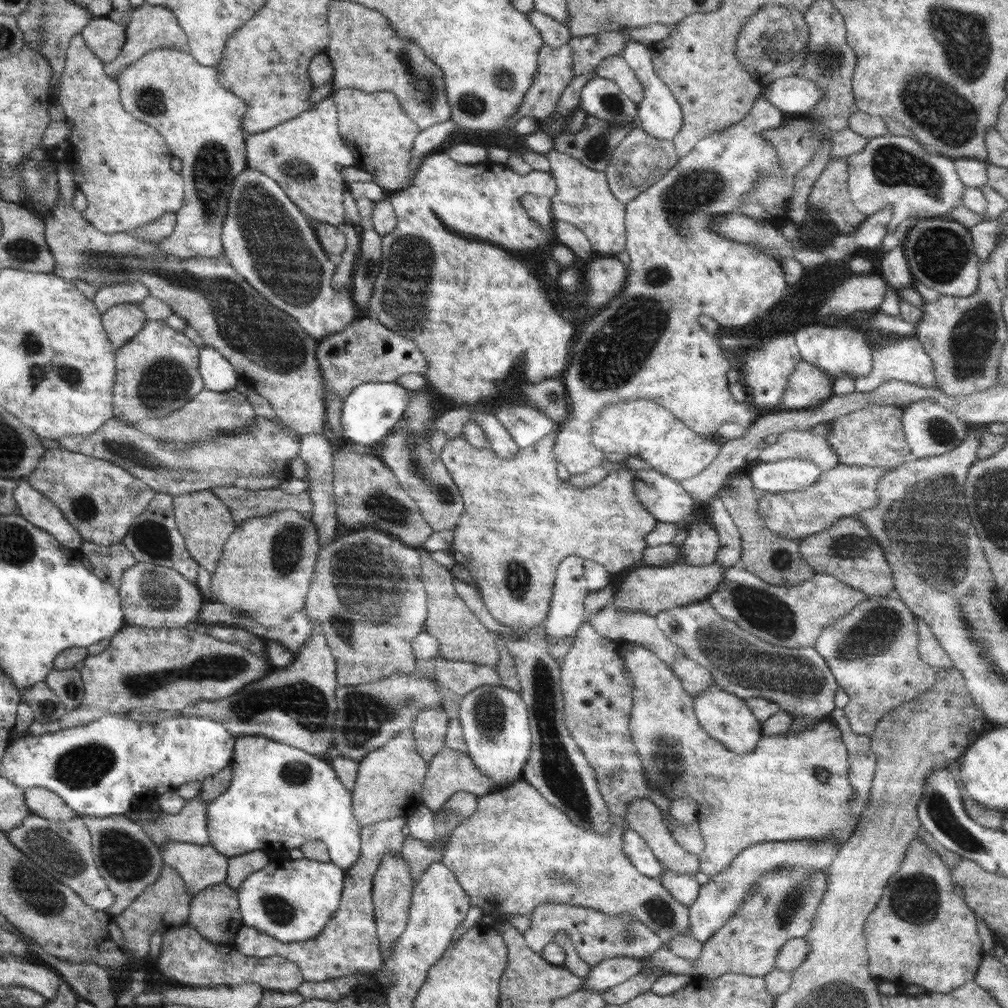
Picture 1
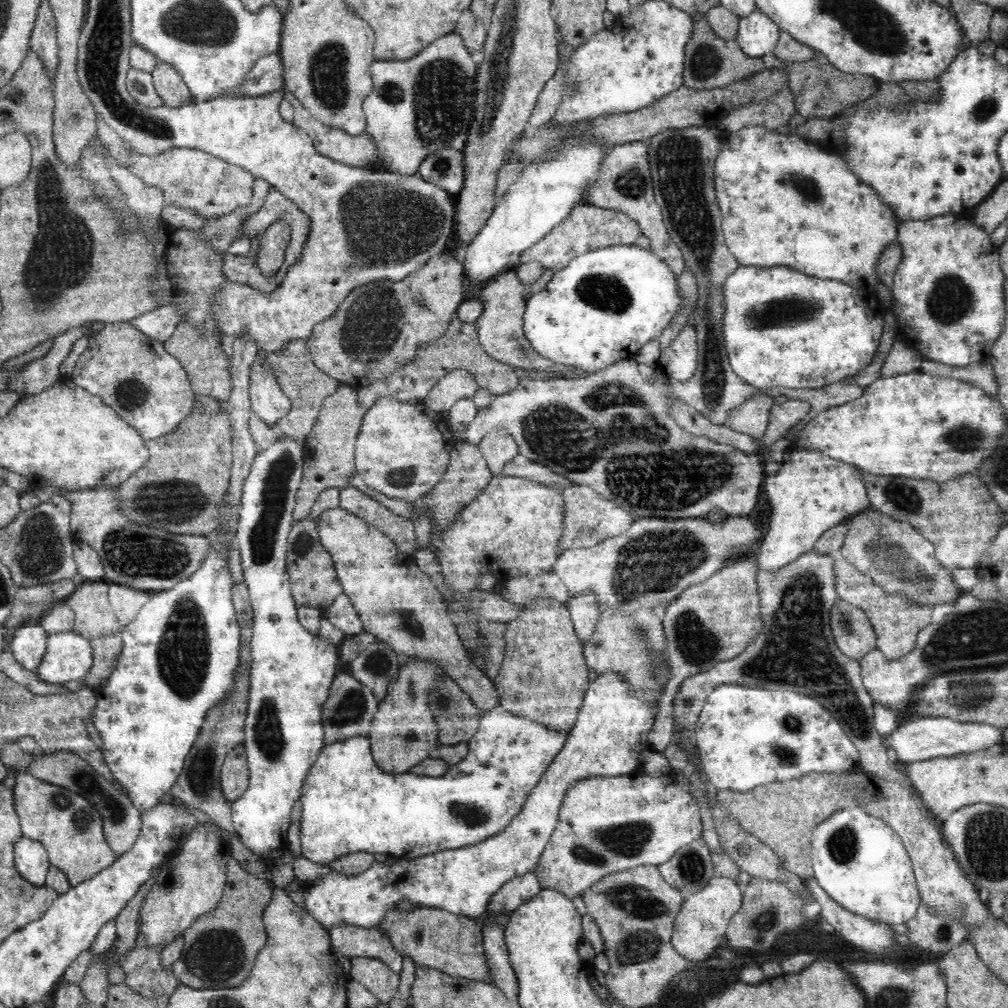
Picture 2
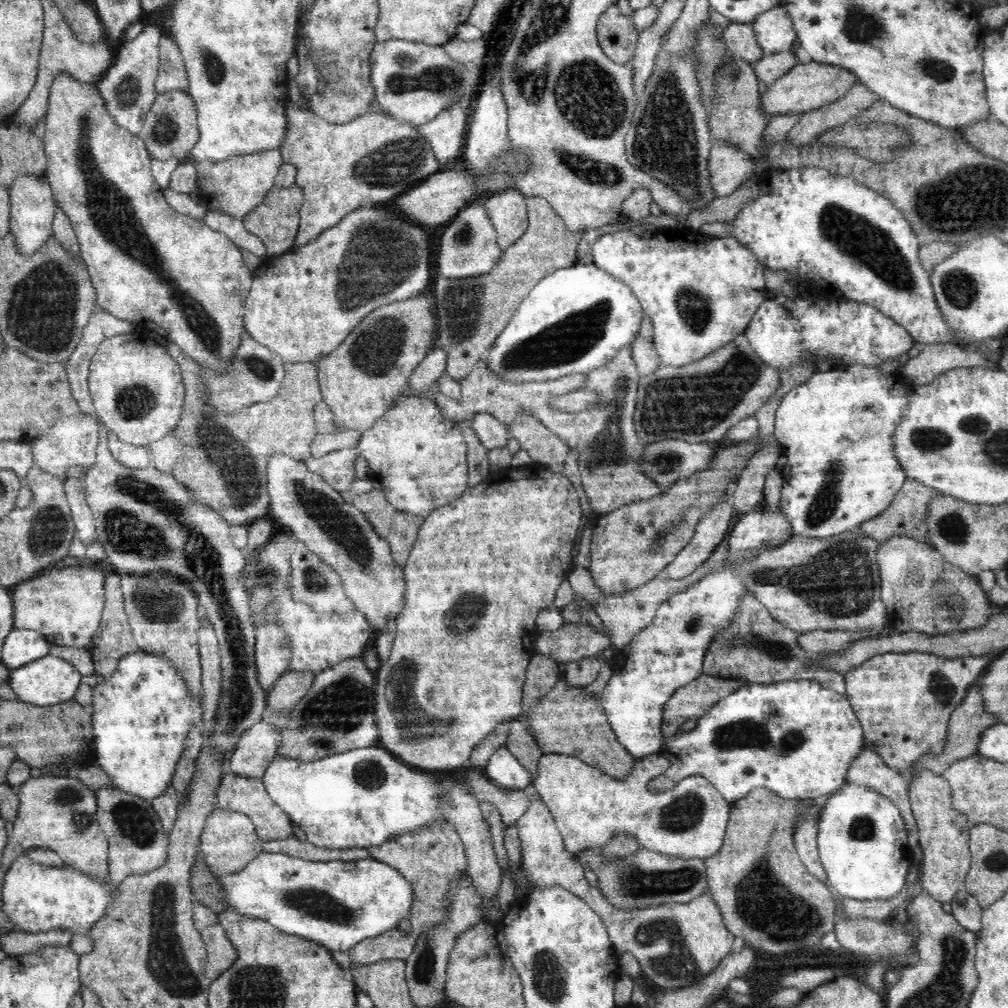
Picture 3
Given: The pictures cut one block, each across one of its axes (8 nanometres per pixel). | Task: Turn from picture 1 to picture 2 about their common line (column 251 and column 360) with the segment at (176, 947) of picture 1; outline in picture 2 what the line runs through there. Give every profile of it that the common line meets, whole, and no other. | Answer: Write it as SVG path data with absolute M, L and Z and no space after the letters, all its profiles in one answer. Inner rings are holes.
M351 957L349 976L376 994L382 1004L387 1004L395 995L400 982L399 973L382 960L372 957Z

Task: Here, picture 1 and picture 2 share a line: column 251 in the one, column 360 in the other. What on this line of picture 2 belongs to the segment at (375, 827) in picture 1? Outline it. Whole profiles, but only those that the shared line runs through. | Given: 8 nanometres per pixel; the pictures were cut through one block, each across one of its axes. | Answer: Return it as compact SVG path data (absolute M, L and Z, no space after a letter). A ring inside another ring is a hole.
M346 923L334 925L329 932L331 946L346 957L372 957L382 960L394 972L402 970L402 957L390 939L374 928L360 928Z

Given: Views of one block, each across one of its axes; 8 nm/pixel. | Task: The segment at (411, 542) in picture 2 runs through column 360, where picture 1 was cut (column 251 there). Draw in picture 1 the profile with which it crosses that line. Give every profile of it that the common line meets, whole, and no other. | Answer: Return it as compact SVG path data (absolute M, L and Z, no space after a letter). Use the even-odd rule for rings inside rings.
M215 486L211 490L228 507L235 526L255 516L270 516L279 510L293 508L304 516L313 516L311 496L304 492L288 494L278 488L249 490L230 486Z

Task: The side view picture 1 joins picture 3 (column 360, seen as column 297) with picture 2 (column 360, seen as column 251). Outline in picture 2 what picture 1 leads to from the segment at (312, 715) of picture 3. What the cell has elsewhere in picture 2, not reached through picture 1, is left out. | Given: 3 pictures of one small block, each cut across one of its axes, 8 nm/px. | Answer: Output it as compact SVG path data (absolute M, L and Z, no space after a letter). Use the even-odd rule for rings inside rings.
M347 671L339 672L328 692L328 698L322 706L322 728L324 743L327 746L345 742L358 736L368 736L372 720L378 711L379 700L370 688L362 685Z

